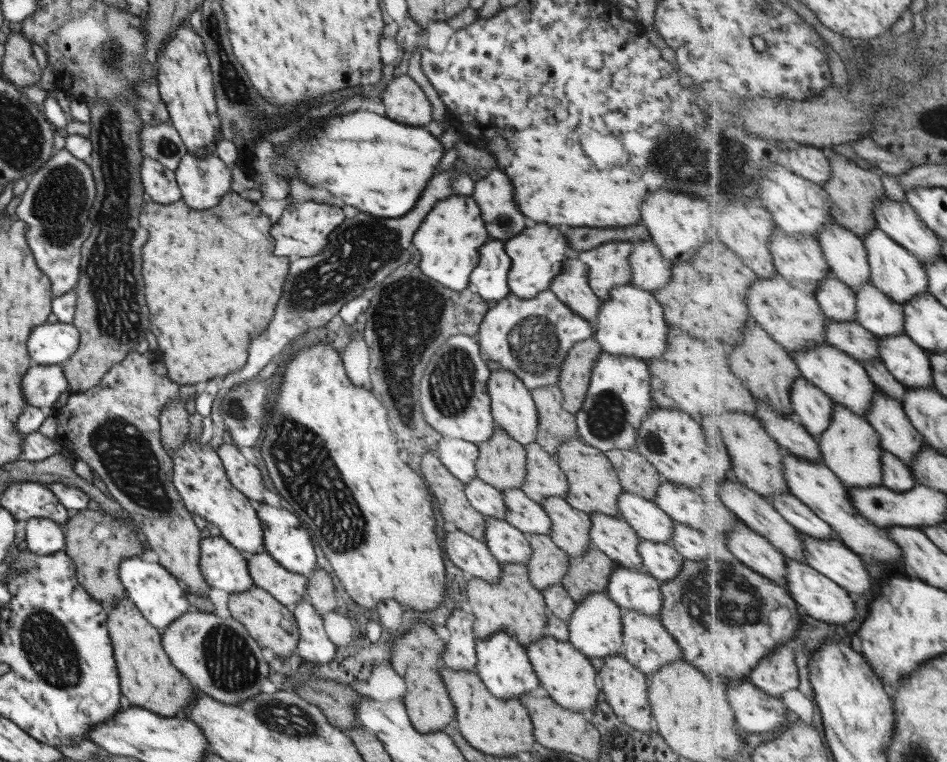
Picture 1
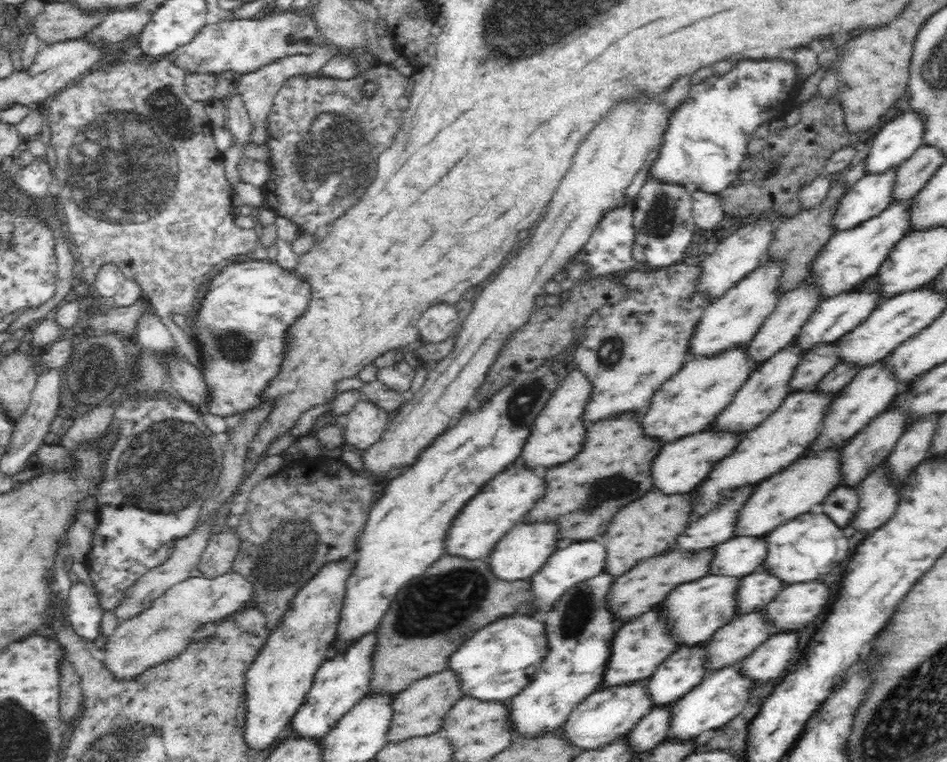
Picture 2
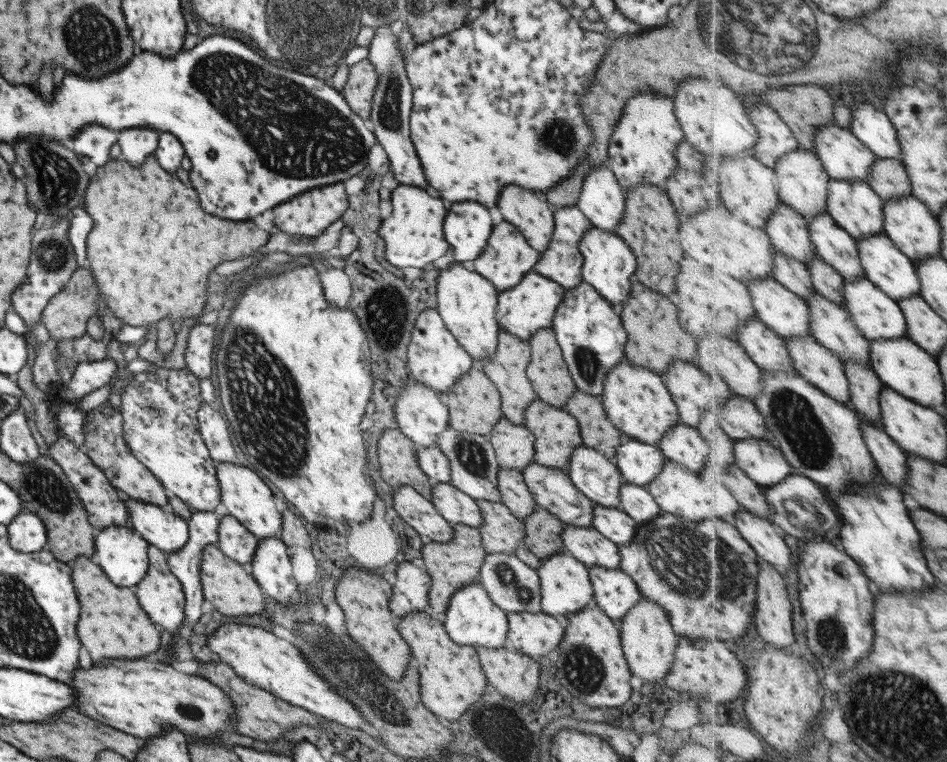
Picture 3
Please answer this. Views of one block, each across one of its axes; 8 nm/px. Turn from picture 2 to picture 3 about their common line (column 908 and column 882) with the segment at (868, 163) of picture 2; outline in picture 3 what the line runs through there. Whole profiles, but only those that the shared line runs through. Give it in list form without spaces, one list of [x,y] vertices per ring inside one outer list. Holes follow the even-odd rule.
[[[859,104],[853,110],[849,129],[877,158],[903,159],[895,125],[888,113],[879,112],[873,104]]]

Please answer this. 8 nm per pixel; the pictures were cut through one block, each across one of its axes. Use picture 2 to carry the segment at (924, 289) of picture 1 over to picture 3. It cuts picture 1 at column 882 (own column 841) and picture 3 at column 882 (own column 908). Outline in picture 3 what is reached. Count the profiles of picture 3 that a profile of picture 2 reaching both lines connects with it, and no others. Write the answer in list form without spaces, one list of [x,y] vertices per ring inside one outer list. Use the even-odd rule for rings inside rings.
[[[829,179],[828,213],[857,240],[884,232],[884,198],[867,181]]]

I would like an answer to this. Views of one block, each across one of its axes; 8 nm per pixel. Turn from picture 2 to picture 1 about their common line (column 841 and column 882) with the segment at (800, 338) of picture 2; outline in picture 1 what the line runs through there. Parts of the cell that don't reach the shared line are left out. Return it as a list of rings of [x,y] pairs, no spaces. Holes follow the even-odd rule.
[[[867,282],[857,296],[857,320],[880,338],[906,334],[902,304],[887,297],[881,289]]]

